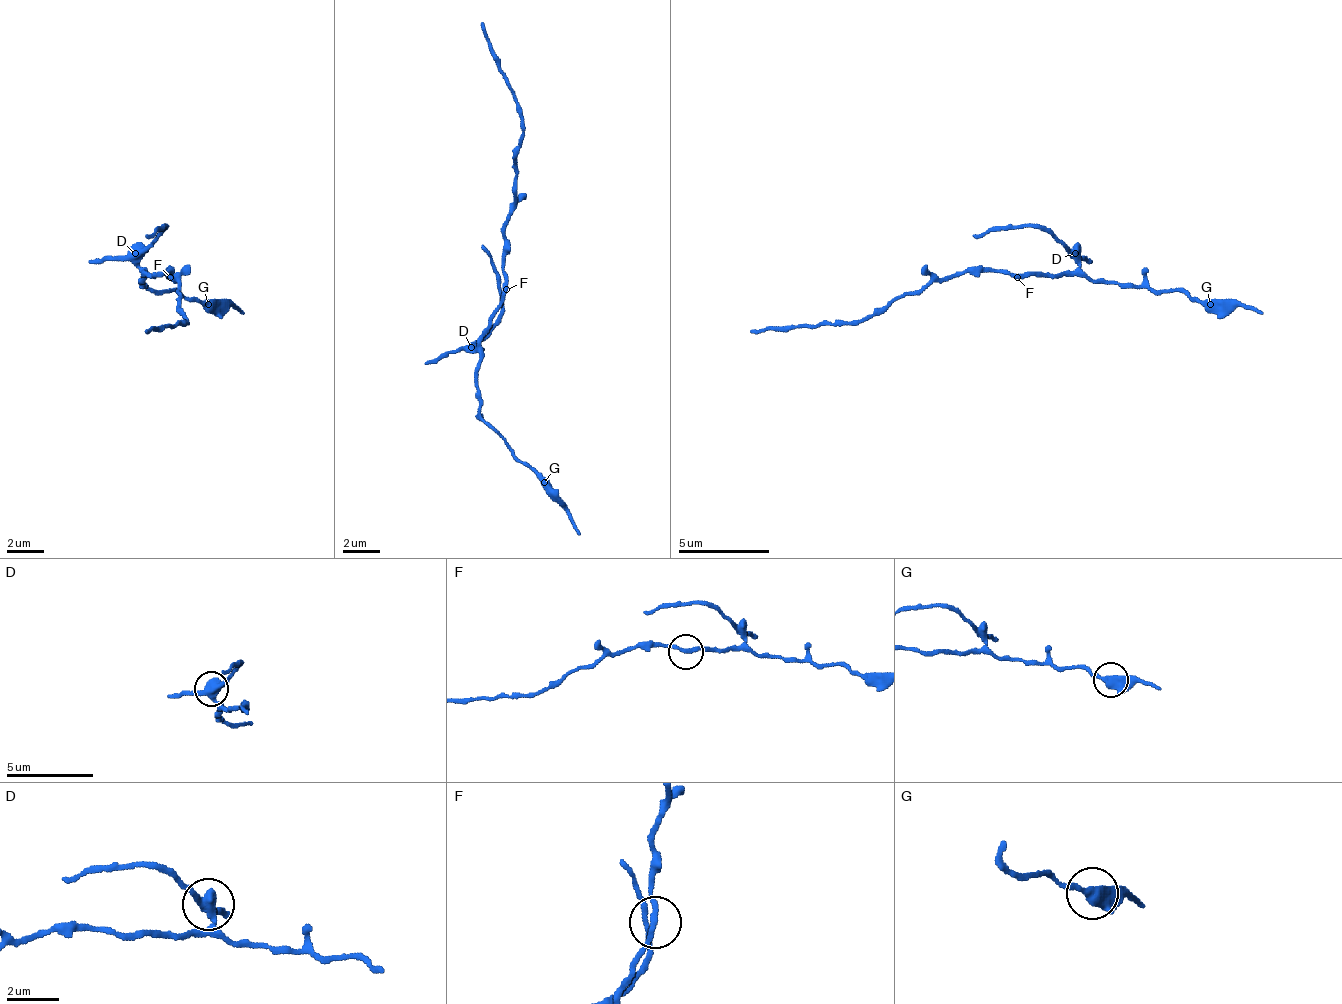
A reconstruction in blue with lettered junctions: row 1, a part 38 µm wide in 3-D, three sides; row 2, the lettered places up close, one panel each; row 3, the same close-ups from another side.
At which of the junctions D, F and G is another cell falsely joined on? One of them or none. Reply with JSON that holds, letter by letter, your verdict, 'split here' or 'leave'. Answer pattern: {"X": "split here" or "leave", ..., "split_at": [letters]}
{"D": "split here", "F": "leave", "G": "leave", "split_at": ["D"]}

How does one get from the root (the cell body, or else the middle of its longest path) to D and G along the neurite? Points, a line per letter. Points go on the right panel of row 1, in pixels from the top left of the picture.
D: (1017, 273), (1072, 273), (1076, 268), (1076, 255)
G: (1017, 273), (1067, 273), (1095, 282), (1131, 282), (1159, 291), (1181, 291), (1209, 305)

